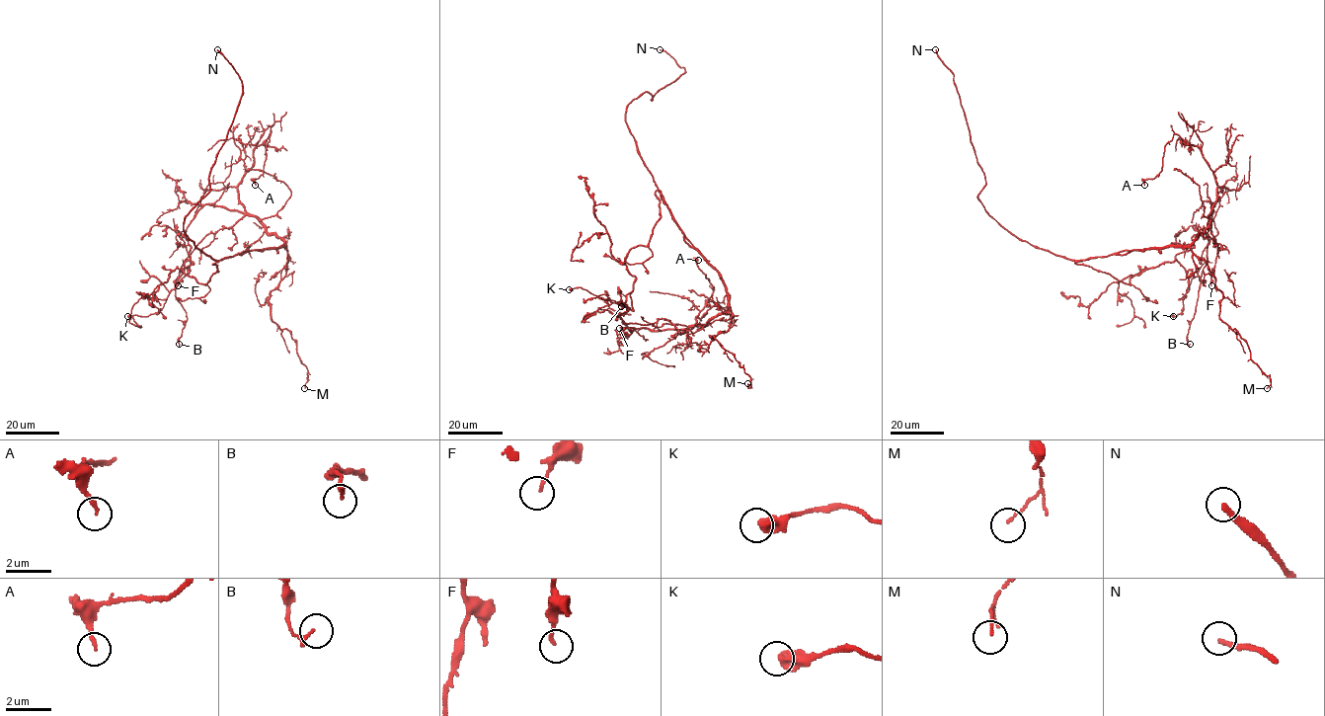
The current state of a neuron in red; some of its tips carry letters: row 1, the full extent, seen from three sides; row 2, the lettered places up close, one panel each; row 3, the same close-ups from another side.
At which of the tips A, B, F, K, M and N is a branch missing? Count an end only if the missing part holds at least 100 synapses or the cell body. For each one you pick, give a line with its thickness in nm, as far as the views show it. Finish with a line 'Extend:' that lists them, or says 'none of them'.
N: calibre 240 nm
Extend: N

